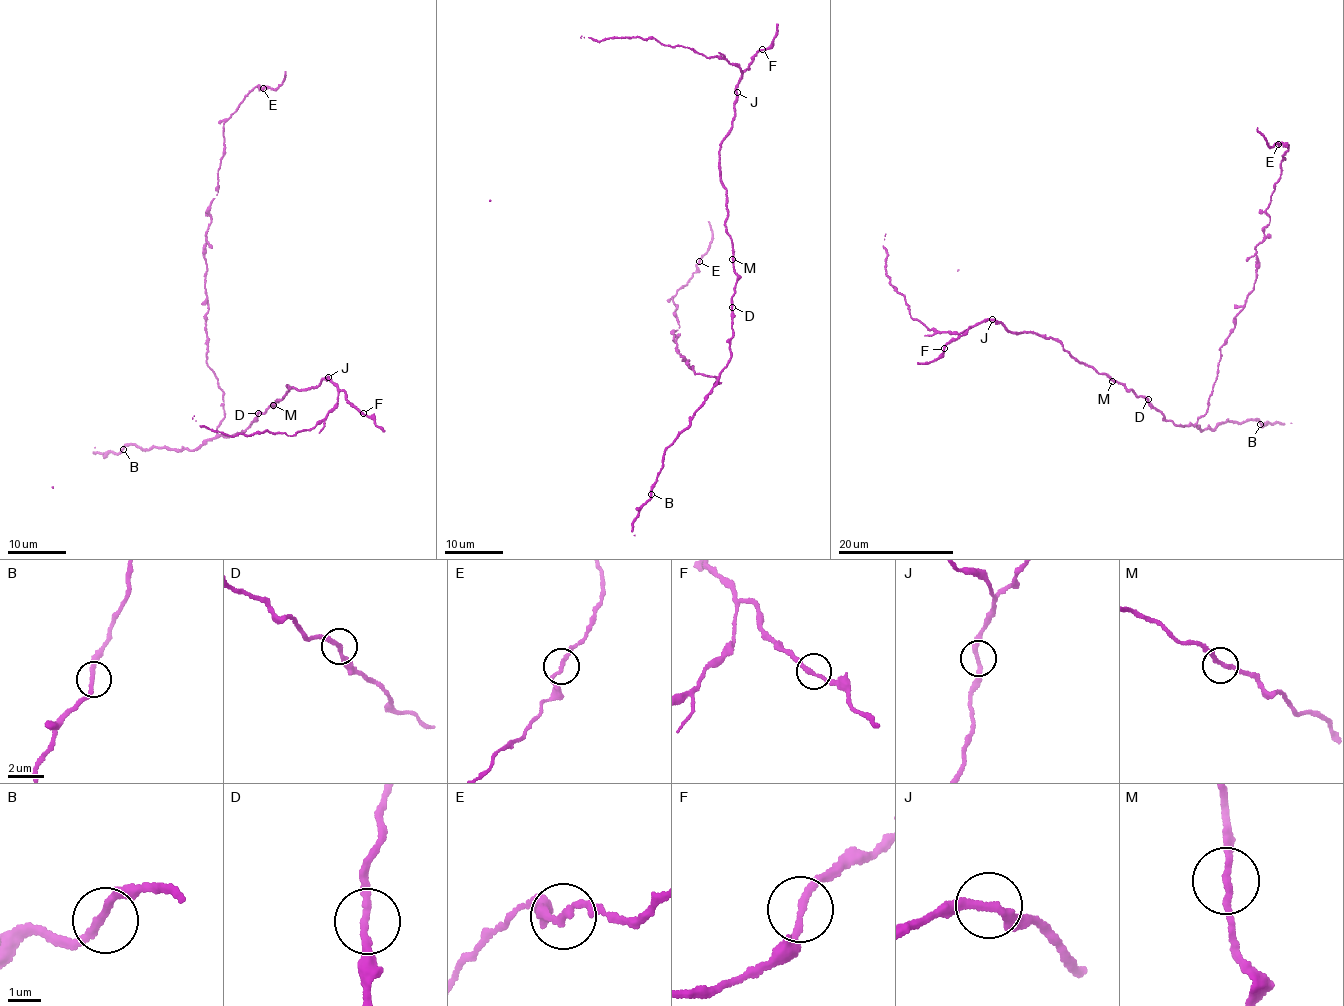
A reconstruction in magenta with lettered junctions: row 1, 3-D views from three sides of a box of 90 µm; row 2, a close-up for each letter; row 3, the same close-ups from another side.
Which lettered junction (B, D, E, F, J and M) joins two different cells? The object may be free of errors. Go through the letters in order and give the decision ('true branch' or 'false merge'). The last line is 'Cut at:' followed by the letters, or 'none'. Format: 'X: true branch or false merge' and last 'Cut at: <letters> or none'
B: true branch
D: true branch
E: true branch
F: true branch
J: true branch
M: true branch
Cut at: none

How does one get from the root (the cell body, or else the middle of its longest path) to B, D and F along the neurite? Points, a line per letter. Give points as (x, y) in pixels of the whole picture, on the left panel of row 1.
B: (273, 403), (257, 414), (245, 431), (213, 437), (190, 450), (165, 446), (145, 450), (133, 443), (123, 449)
D: (273, 403), (272, 407), (258, 413)
F: (273, 403), (286, 393), (287, 386), (303, 390), (328, 377), (351, 405), (363, 413)

